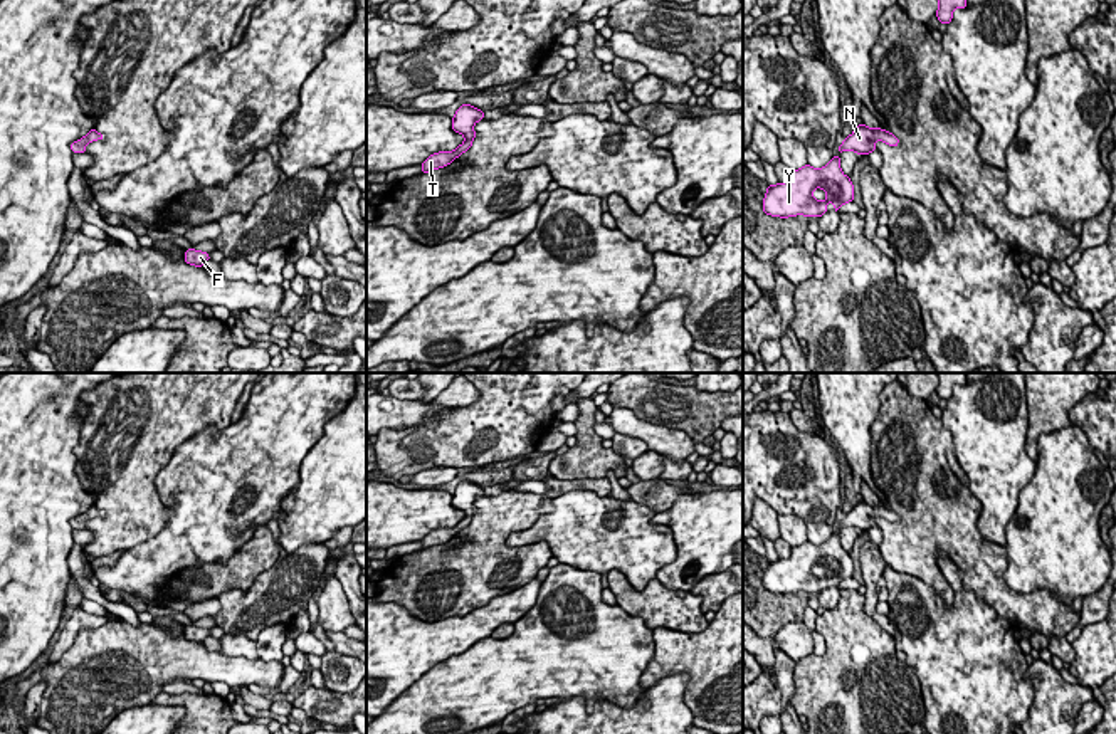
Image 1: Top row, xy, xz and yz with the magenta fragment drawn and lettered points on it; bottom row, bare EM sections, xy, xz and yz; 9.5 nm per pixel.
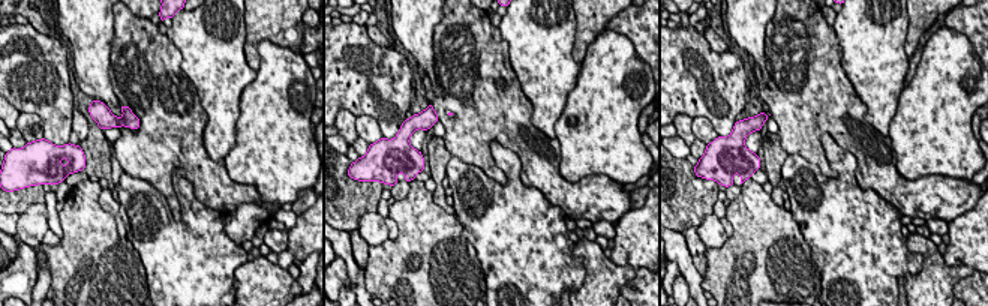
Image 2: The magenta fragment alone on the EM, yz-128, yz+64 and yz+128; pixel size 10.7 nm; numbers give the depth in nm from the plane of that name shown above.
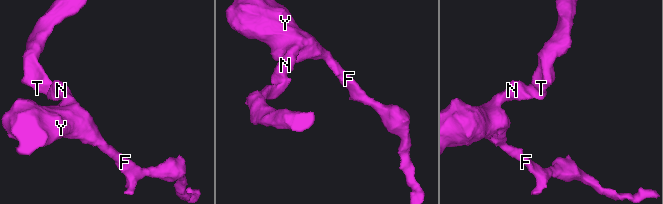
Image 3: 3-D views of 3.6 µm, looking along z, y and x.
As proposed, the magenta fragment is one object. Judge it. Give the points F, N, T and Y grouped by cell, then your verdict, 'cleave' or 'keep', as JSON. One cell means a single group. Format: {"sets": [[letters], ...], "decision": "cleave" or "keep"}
{"sets": [["F", "N", "T", "Y"]], "decision": "keep"}

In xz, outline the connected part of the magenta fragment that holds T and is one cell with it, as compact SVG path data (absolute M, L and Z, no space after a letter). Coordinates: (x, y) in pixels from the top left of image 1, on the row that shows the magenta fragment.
M462 104L455 116L452 118L452 129L461 133L466 139L454 151L439 151L429 156L420 166L422 173L429 173L432 170L444 168L450 165L457 156L467 151L472 146L472 139L476 138L474 124L484 119L484 113L471 104Z

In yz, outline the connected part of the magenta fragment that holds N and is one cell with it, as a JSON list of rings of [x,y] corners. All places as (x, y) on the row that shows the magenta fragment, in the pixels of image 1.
[[[861,123],[839,146],[839,155],[847,149],[855,151],[857,155],[869,155],[871,151],[876,151],[877,139],[887,143],[889,146],[899,144],[899,139],[892,133],[881,128],[871,129]]]

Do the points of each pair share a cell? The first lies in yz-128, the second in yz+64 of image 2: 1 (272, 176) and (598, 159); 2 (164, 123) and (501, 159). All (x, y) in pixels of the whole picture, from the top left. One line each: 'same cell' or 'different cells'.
1: same cell
2: different cells

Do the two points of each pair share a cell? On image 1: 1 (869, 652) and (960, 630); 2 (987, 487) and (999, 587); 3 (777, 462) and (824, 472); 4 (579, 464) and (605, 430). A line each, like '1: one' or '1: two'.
1: two
2: two
3: one
4: two

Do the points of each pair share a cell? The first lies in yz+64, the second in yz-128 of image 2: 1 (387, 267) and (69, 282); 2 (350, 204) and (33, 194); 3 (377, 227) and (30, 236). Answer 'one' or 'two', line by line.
1: one
2: one
3: one

